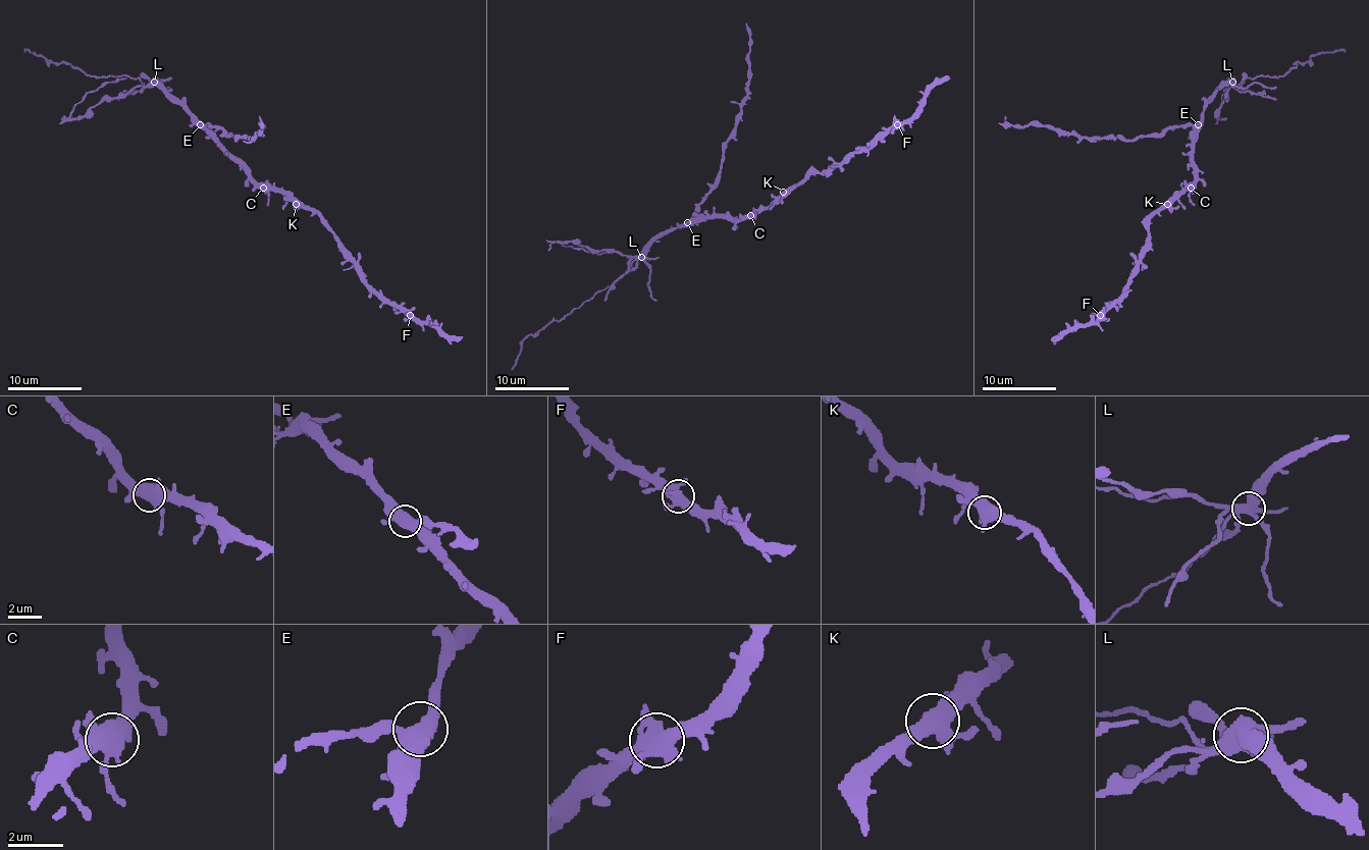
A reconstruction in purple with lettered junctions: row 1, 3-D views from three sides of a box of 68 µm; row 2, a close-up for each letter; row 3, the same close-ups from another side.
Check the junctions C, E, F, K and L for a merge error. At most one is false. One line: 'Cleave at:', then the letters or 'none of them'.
Cleave at: L

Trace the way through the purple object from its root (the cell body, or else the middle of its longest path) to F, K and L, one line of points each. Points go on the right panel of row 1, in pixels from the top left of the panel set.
F: (1195, 172), (1195, 178), (1150, 219), (1148, 250), (1138, 265), (1138, 272), (1100, 315)
K: (1195, 172), (1195, 178), (1167, 204)
L: (1195, 172), (1193, 128), (1200, 121), (1206, 103), (1222, 86), (1233, 83)

